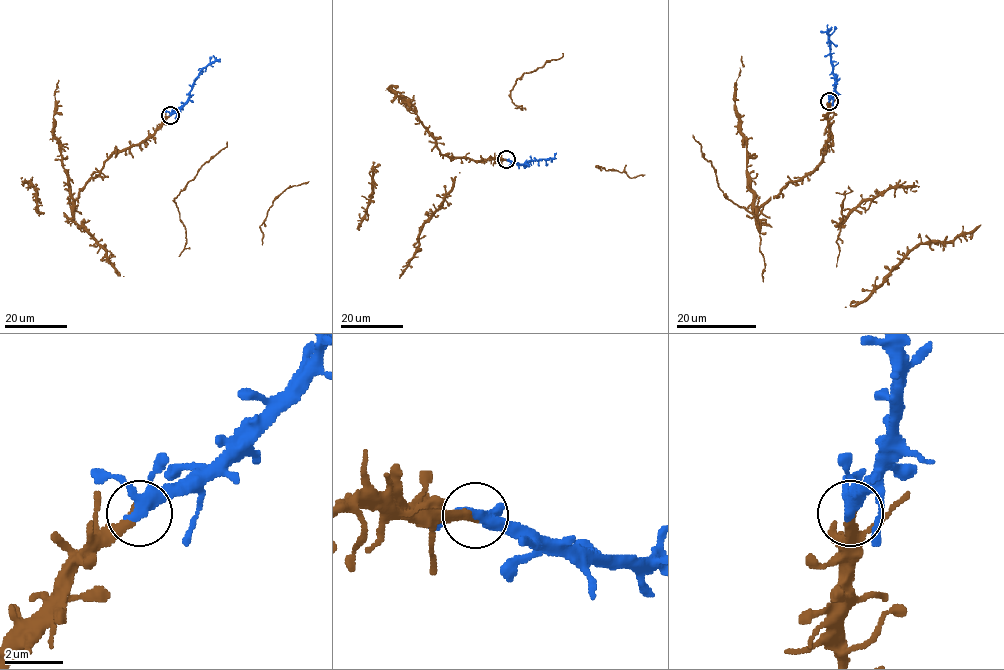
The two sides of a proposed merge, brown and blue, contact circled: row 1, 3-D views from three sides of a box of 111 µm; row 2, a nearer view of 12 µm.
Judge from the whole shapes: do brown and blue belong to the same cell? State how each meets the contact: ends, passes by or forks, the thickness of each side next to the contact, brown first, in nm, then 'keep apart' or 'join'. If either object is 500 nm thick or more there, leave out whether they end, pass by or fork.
brown ends | blue forks | 360/300 nm | join

